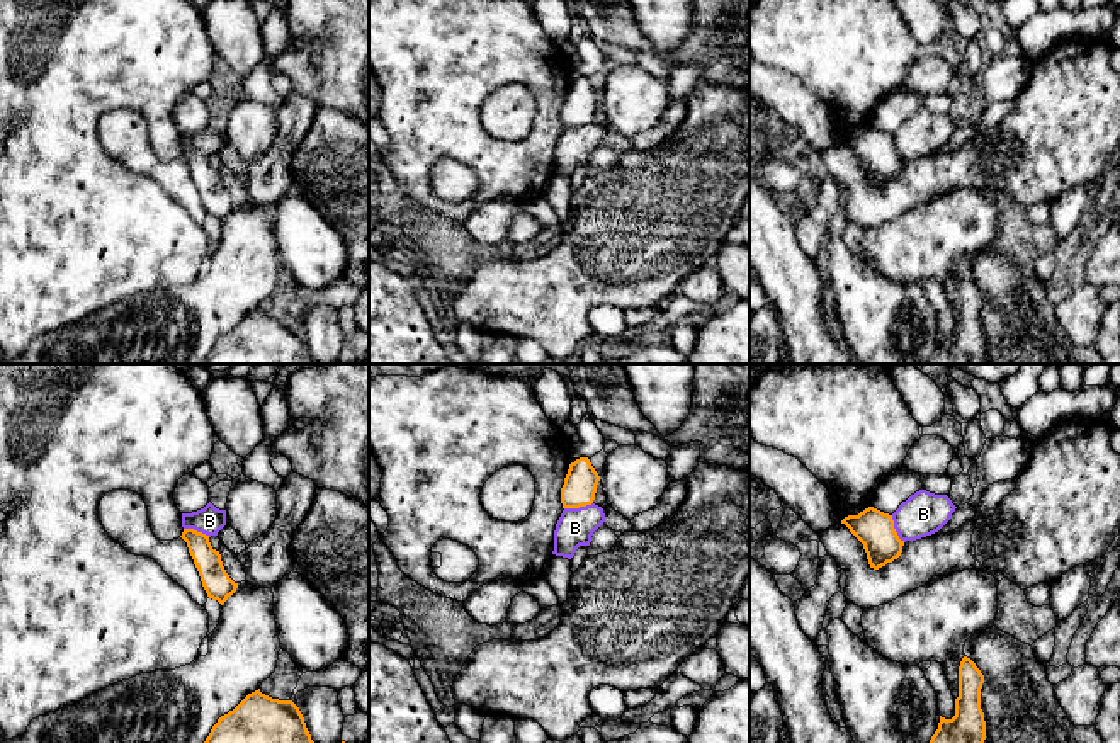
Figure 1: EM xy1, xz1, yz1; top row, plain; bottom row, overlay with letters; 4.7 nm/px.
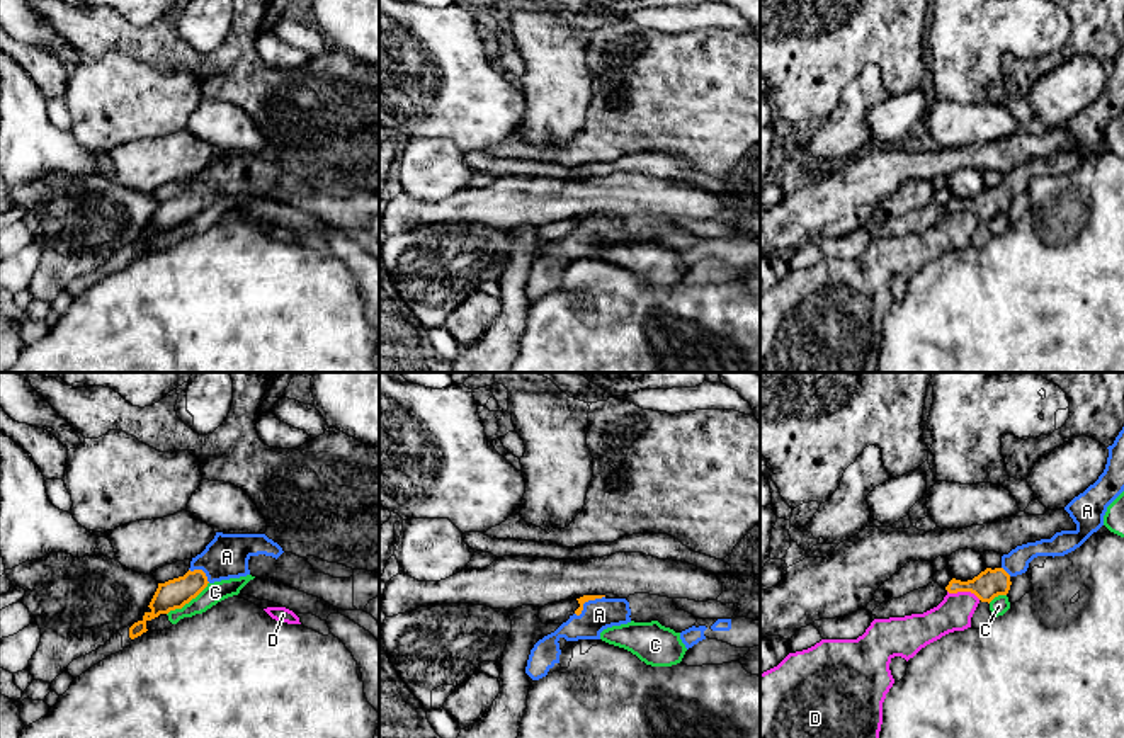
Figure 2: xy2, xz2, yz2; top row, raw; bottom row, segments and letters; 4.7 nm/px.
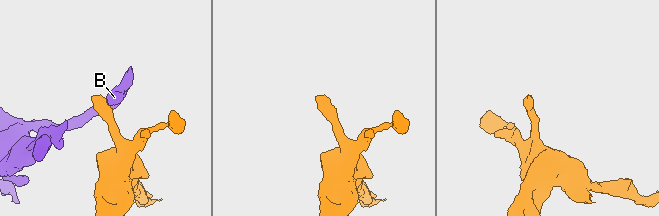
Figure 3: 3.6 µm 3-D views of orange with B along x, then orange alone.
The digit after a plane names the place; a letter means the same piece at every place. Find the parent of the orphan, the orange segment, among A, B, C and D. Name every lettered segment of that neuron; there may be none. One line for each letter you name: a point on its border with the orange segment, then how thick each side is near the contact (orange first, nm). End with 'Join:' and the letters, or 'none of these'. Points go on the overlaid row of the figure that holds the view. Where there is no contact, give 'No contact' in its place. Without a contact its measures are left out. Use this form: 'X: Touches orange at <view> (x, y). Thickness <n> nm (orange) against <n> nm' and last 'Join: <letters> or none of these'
A: Touches orange at xz2 (587, 601). Thickness 40 nm (orange) against 150 nm
Join: A

